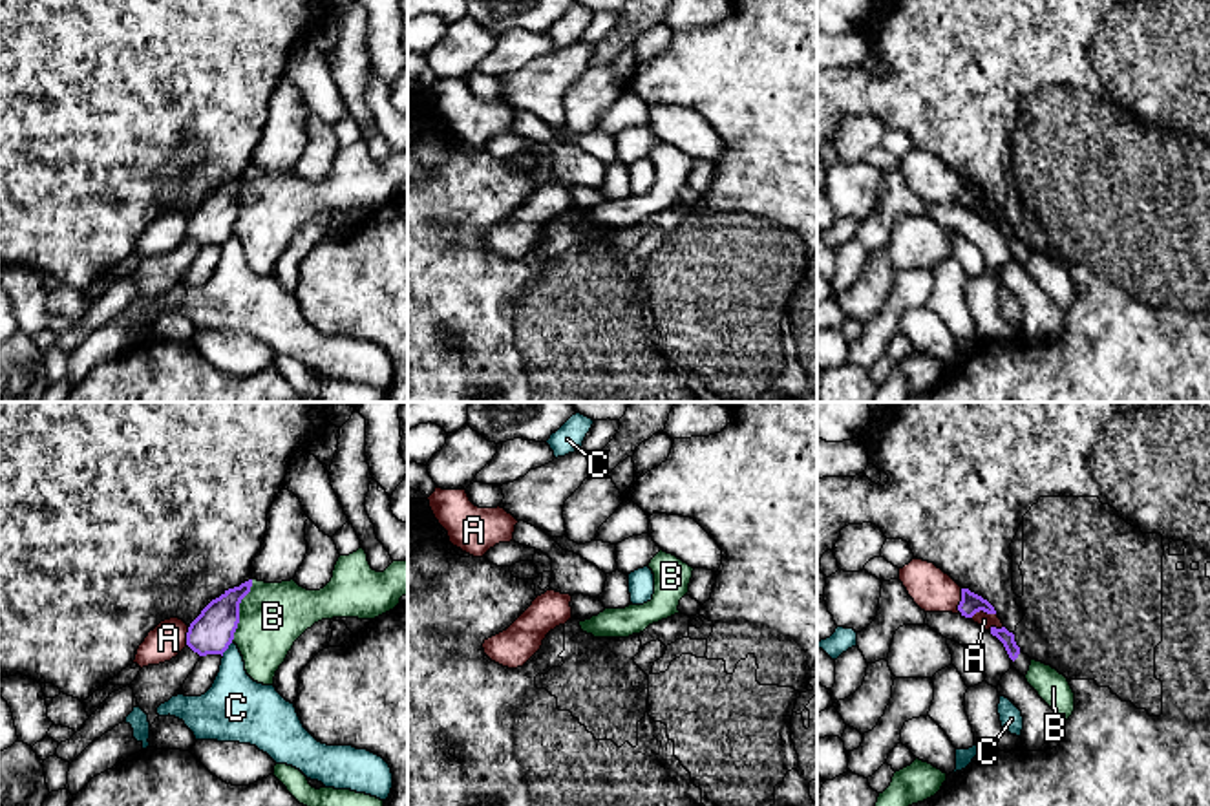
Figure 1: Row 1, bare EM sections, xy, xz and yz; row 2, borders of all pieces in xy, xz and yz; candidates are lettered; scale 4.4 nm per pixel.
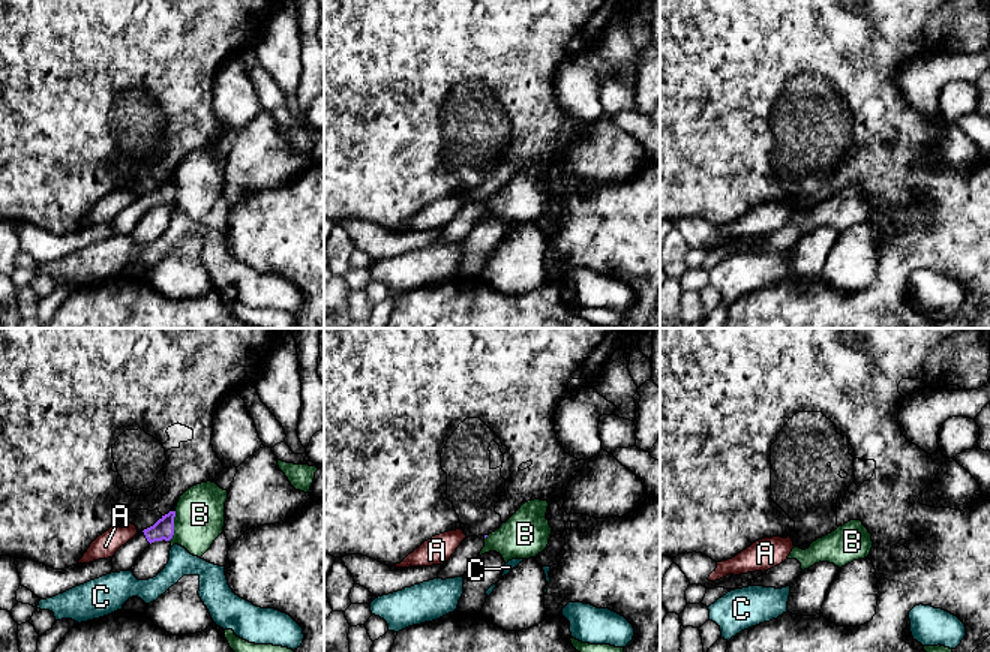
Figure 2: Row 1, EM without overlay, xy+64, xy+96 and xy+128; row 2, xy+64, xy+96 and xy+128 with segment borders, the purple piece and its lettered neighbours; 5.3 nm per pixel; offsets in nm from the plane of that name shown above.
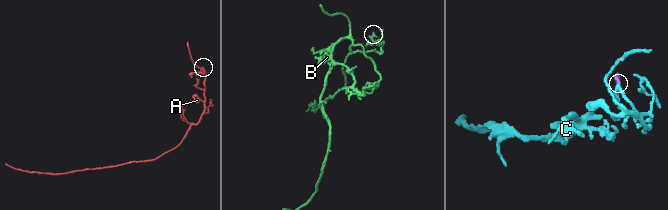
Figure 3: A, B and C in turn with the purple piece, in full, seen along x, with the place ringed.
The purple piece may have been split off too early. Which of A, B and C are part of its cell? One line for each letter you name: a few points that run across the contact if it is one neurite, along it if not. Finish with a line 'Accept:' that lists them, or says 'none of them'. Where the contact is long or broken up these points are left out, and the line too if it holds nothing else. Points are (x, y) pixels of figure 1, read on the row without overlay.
Accept: none of them

